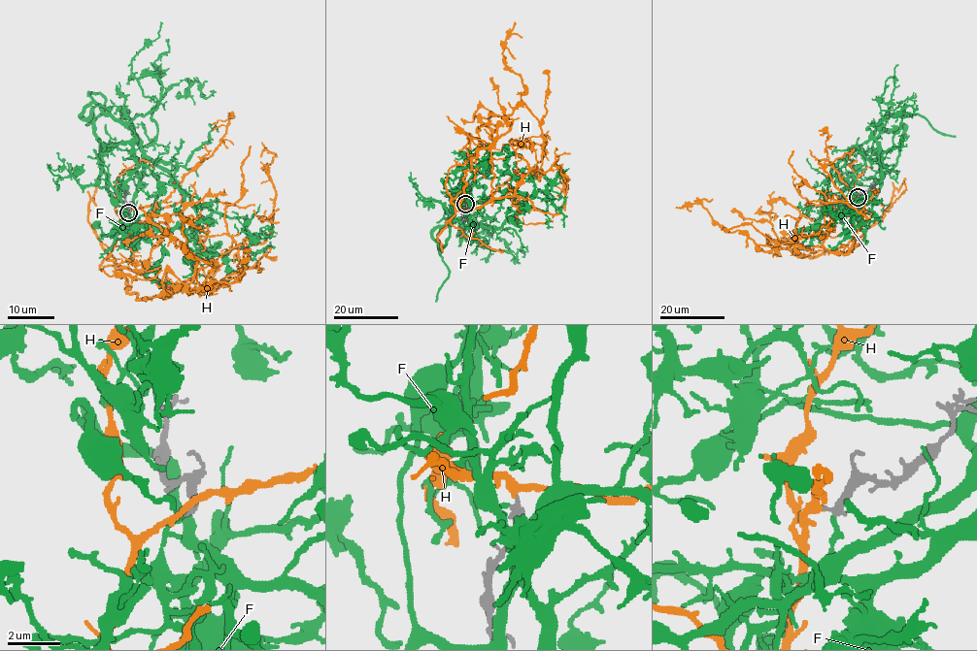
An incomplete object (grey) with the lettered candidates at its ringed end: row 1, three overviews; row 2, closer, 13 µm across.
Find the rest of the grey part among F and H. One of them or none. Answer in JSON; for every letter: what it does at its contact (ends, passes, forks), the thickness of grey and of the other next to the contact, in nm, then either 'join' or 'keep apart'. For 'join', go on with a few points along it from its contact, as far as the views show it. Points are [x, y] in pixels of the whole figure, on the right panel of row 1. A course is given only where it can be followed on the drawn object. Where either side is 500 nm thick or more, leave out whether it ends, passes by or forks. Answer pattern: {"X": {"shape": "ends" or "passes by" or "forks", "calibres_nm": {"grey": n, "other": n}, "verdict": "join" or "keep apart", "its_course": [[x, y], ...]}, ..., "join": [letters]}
{"F": {"shape": "passes by", "calibres_nm": {"grey": 340, "other": 130}, "verdict": "join", "its_course": [[858, 197], [867, 204], [882, 182], [874, 139], [851, 147], [864, 158], [858, 178], [825, 164]]}, "H": {"shape": "passes by", "calibres_nm": {"grey": 320, "other": 240}, "verdict": "keep apart"}, "join": ["F"]}

